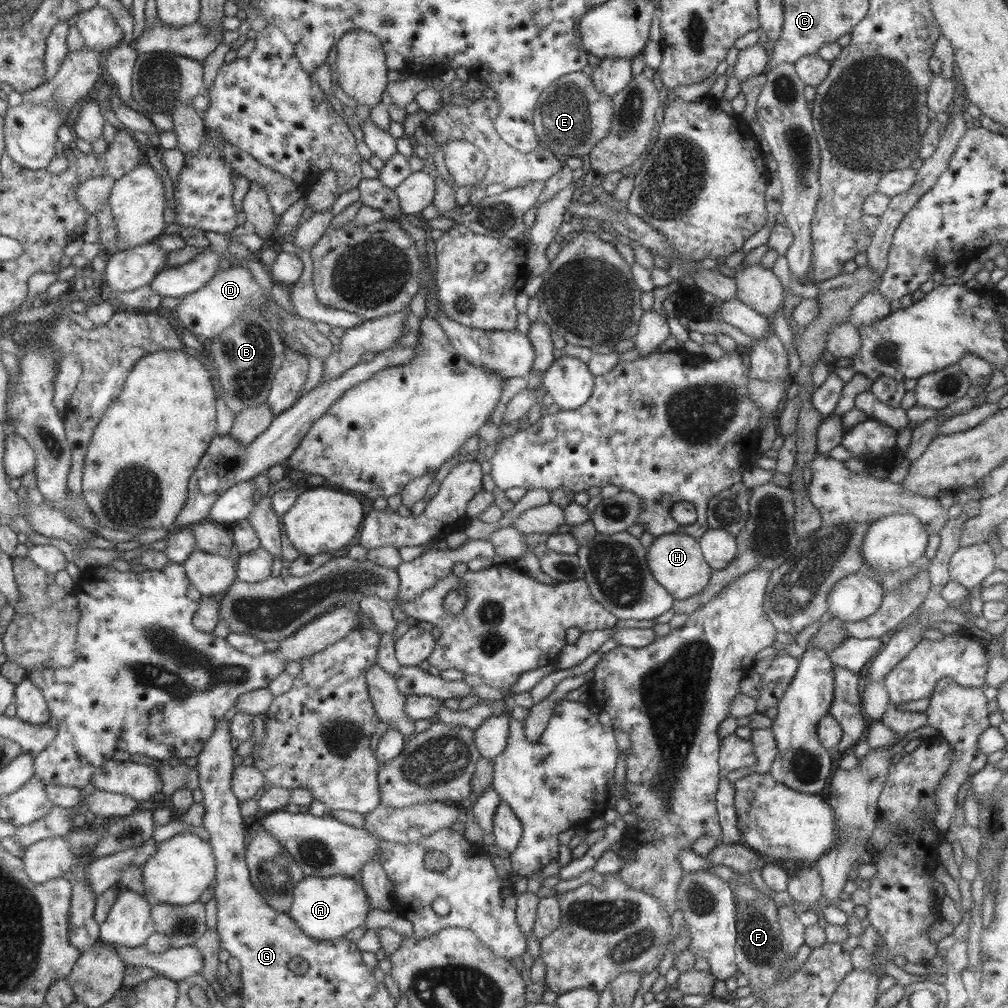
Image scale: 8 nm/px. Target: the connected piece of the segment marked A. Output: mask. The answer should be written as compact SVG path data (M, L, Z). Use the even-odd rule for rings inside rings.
M338 875L329 877L304 876L292 887L292 902L289 906L289 918L314 939L331 940L343 937L357 926L363 927L369 912L365 892L361 884L352 878Z

